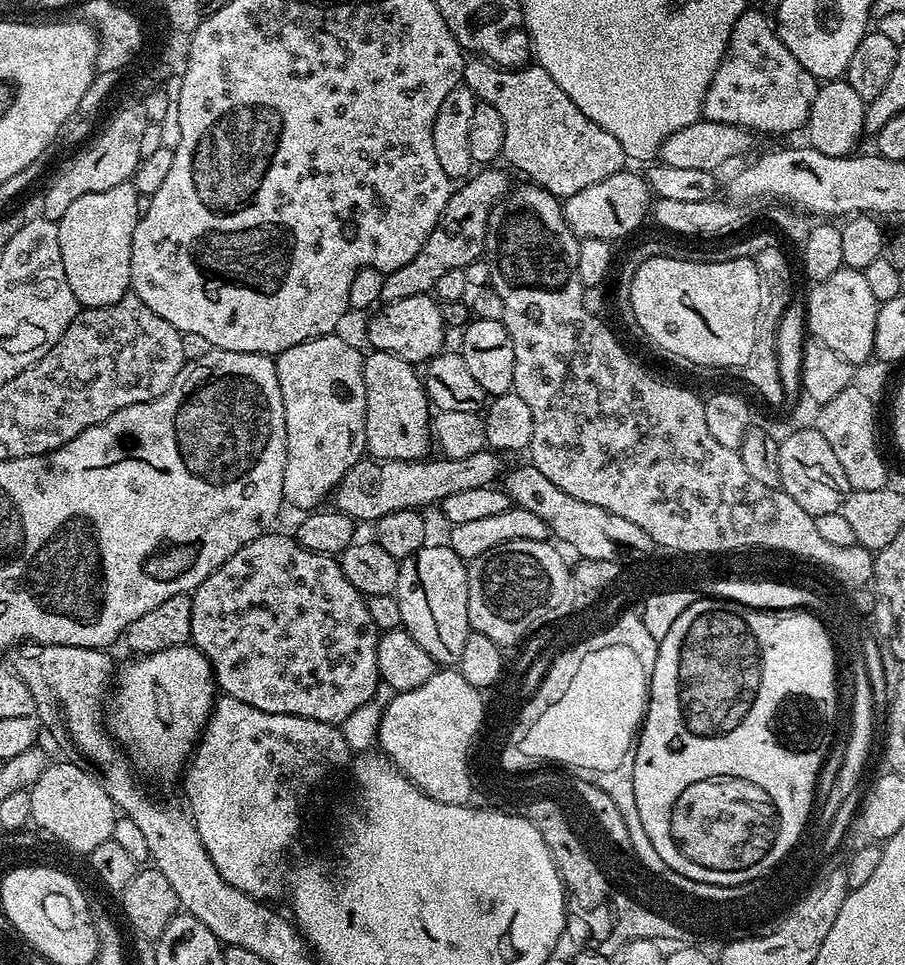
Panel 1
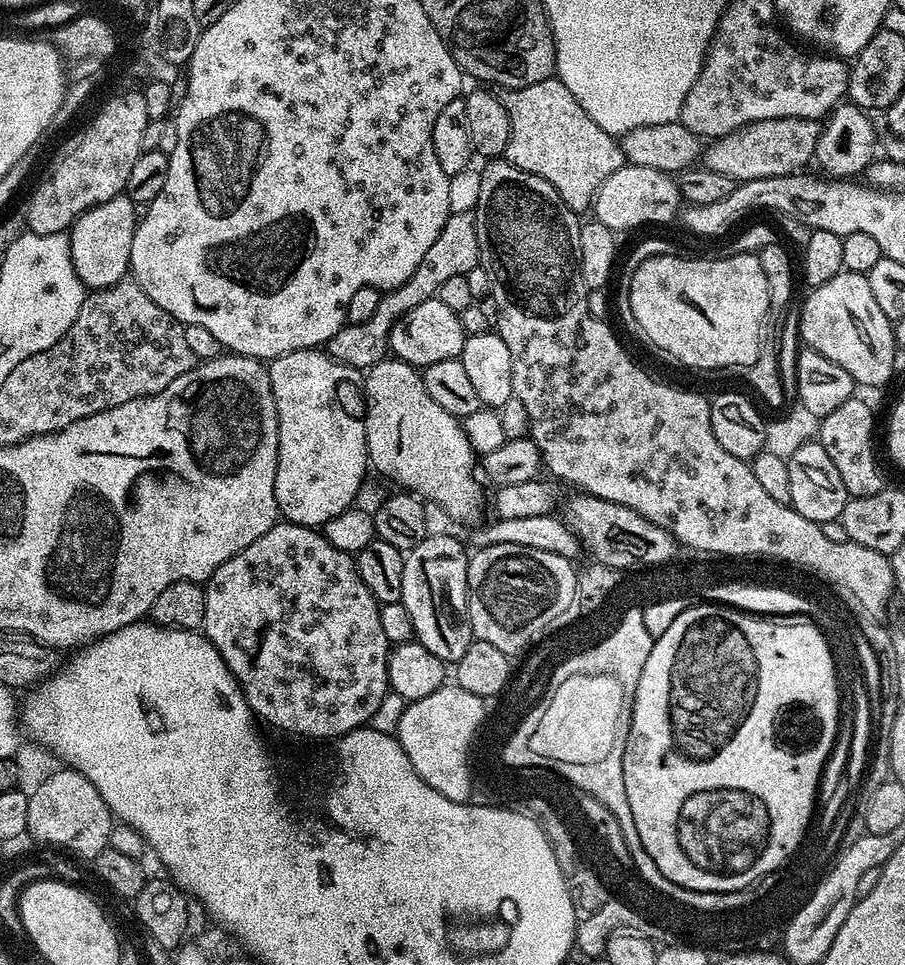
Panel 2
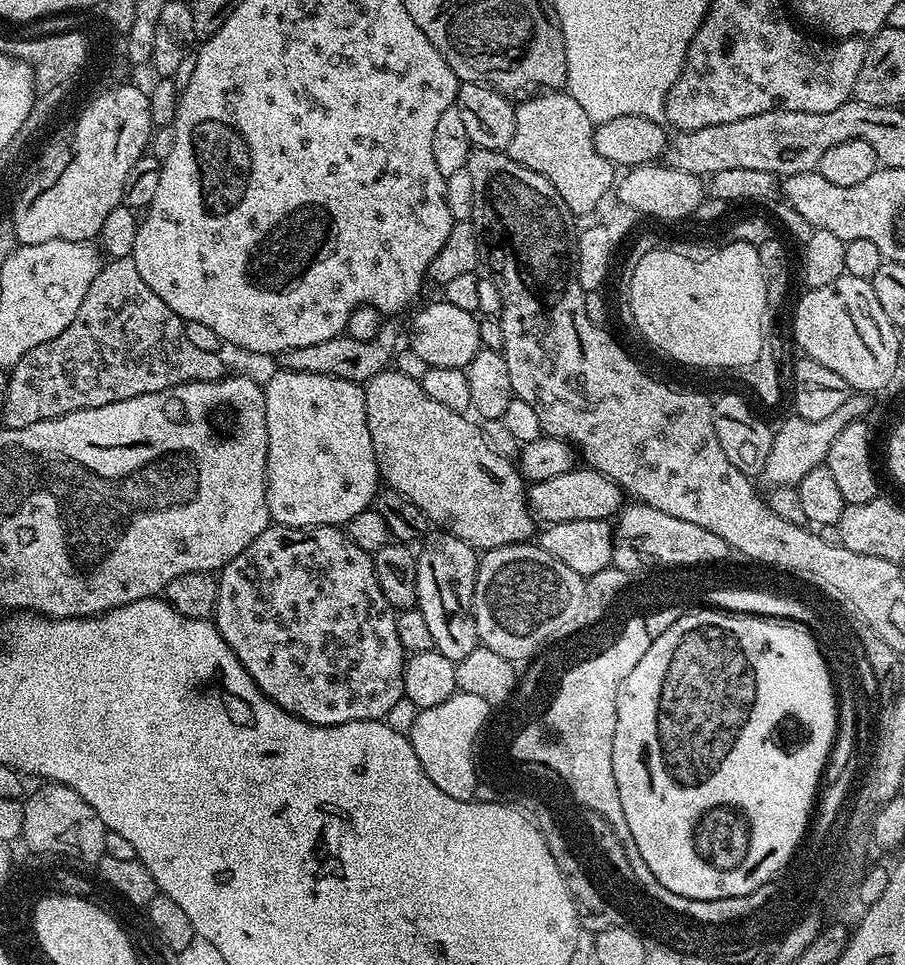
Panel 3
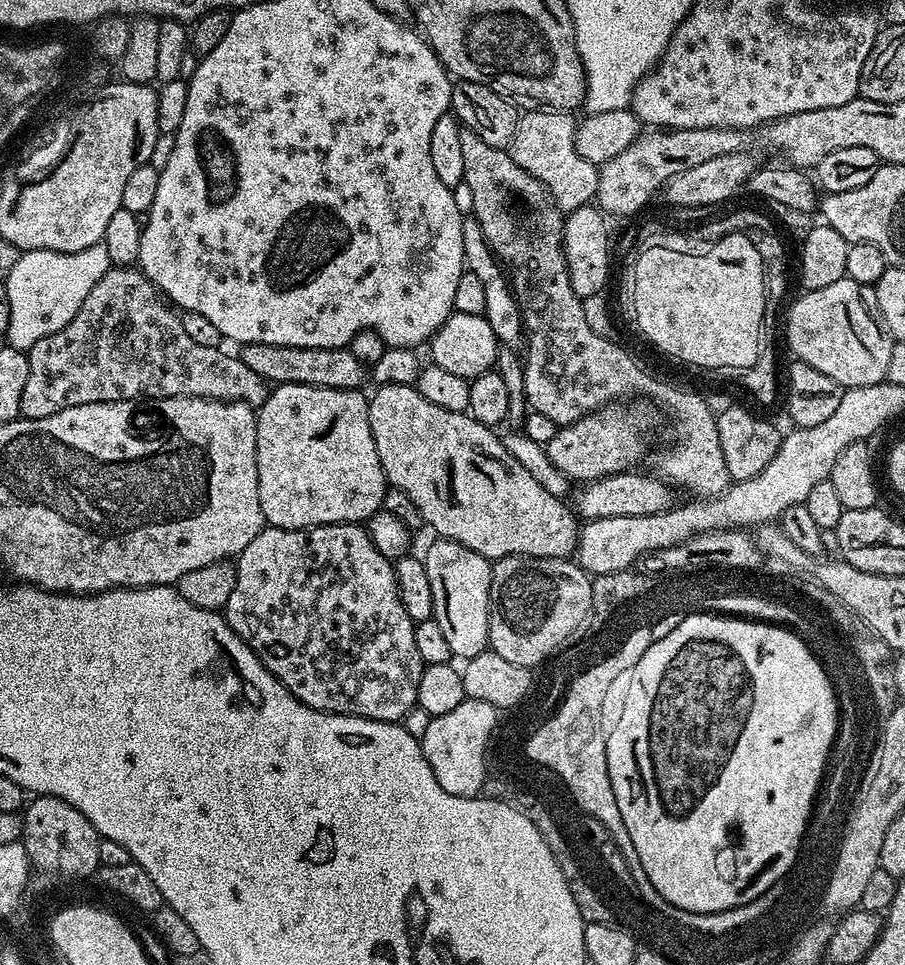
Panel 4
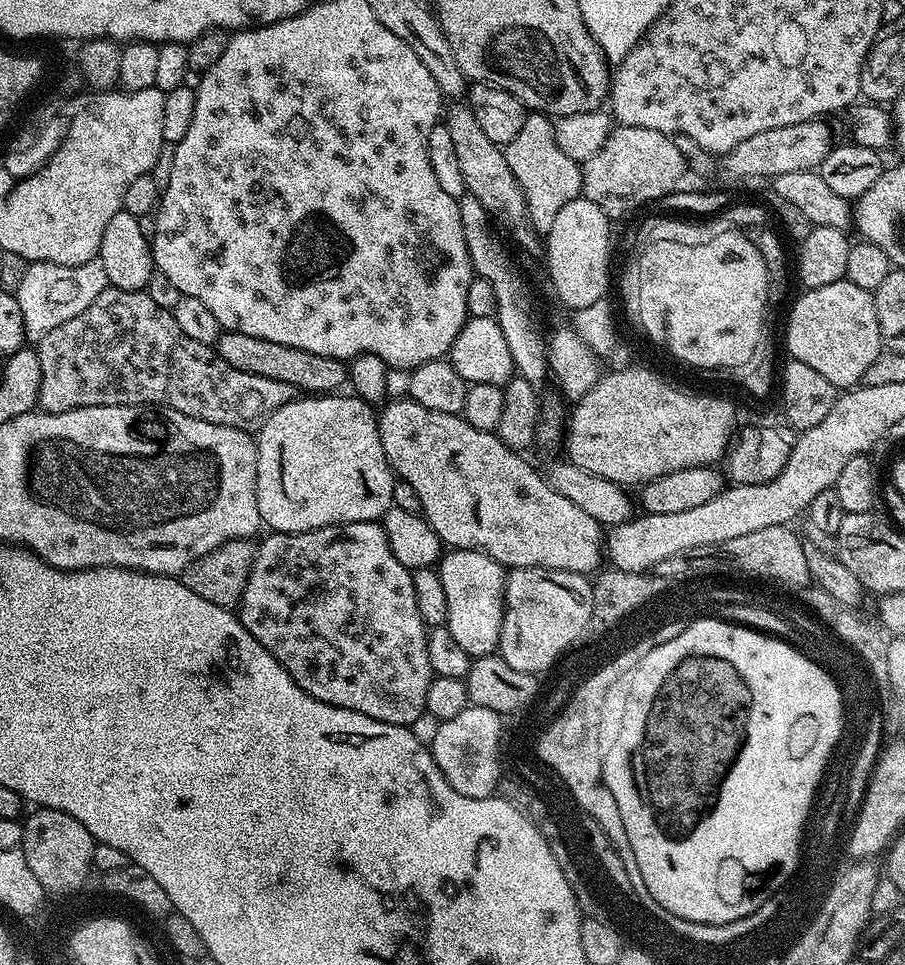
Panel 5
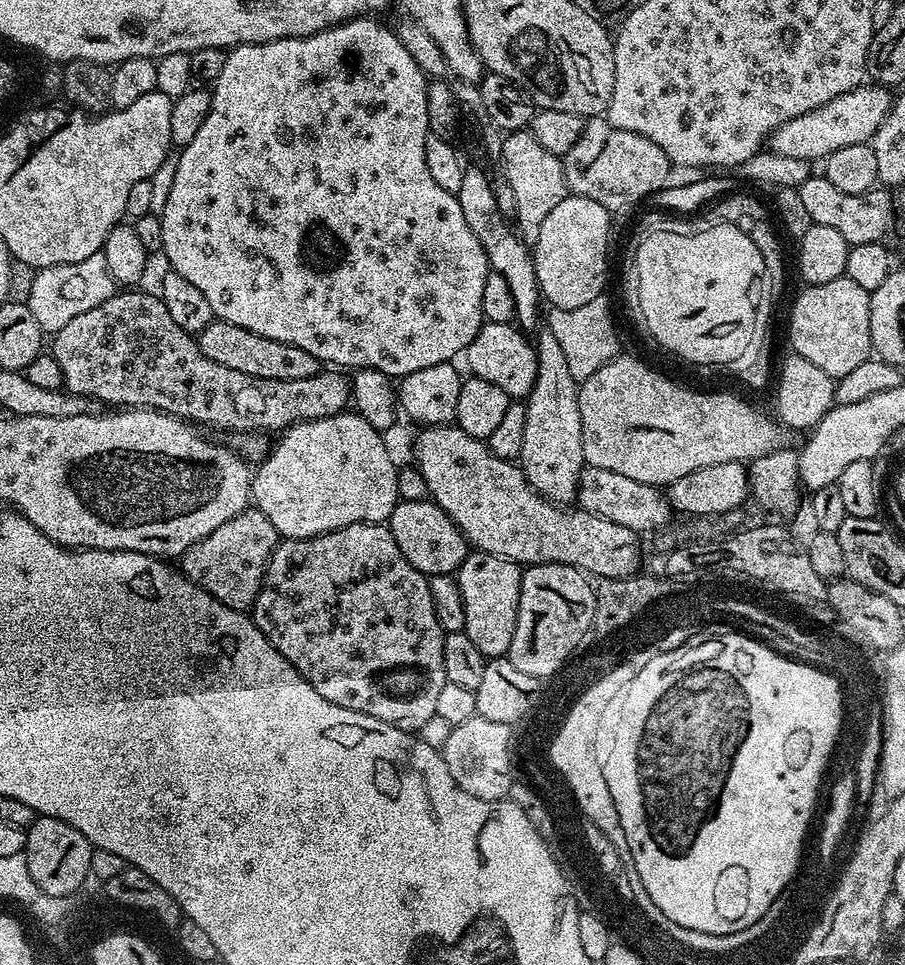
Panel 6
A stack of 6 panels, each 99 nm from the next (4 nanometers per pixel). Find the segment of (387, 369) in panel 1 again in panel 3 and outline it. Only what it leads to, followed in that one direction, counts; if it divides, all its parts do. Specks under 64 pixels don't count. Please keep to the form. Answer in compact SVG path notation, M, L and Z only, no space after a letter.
M389 370L378 374L363 385L363 390L370 442L374 446L381 481L387 487L410 498L437 529L449 532L474 549L523 544L533 539L538 524L528 507L526 481L509 457L490 450L481 425L475 419L467 420L465 413L434 402L434 398L422 390L419 379L404 372Z

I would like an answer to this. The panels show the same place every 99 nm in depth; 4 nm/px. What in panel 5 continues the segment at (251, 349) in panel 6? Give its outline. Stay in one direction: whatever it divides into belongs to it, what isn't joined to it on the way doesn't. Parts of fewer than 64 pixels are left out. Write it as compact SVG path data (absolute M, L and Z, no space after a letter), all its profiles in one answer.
M221 331L220 339L214 345L217 354L234 370L242 370L246 374L258 374L262 378L274 378L274 382L290 382L297 390L304 394L332 394L345 387L348 370L343 360L326 358L322 354L310 354L310 350L298 350L294 346L282 346L282 342L266 342L266 338L253 338L251 334L241 332Z

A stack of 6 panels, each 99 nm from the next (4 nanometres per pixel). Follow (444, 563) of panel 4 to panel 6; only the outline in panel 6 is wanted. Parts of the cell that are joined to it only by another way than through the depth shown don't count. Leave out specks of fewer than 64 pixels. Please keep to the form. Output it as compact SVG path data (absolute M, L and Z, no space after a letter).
M472 550L454 575L458 590L462 592L462 606L466 610L463 632L485 658L507 657L510 638L514 638L514 622L518 618L521 565L489 552Z

